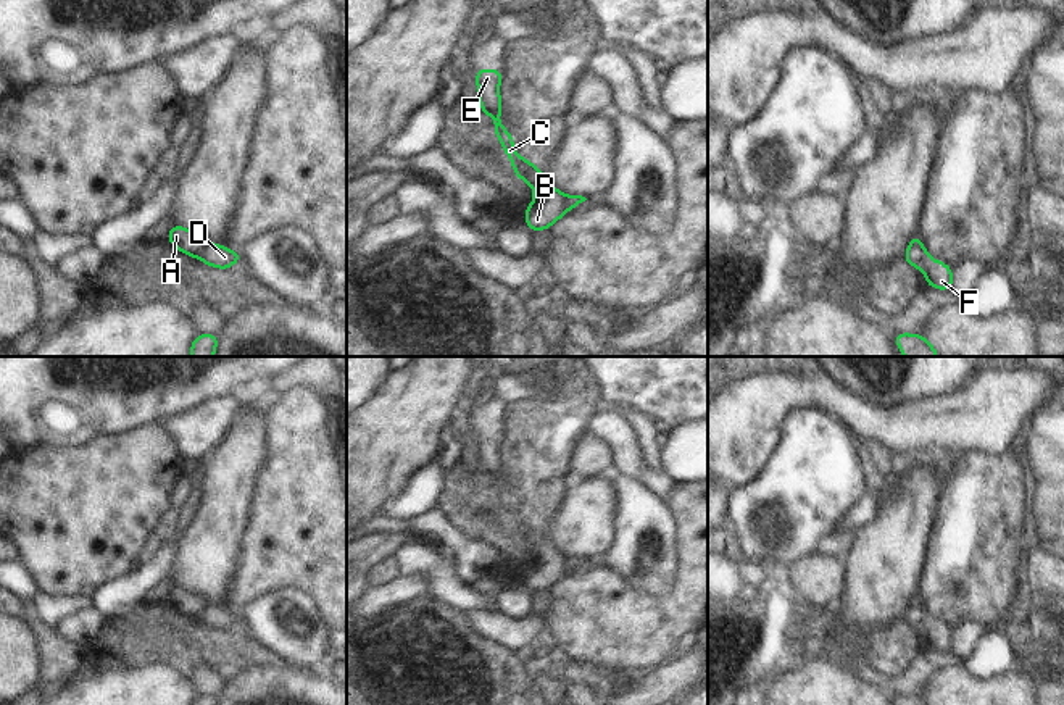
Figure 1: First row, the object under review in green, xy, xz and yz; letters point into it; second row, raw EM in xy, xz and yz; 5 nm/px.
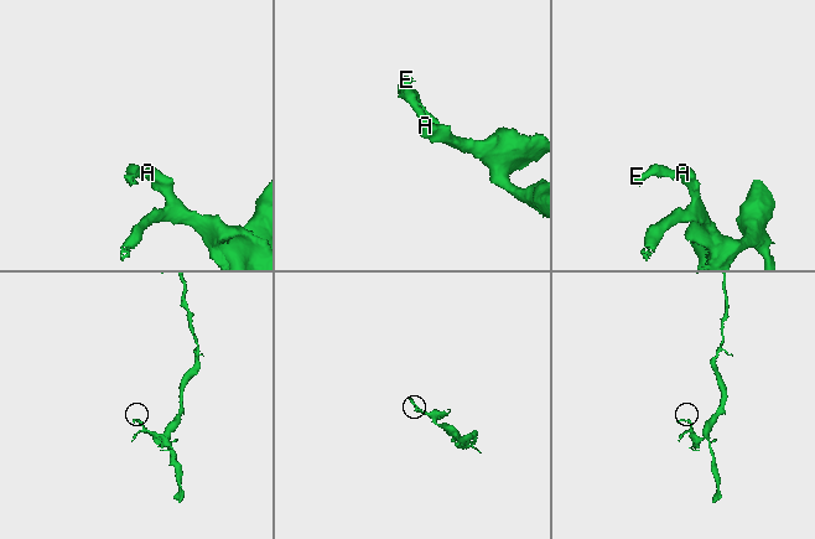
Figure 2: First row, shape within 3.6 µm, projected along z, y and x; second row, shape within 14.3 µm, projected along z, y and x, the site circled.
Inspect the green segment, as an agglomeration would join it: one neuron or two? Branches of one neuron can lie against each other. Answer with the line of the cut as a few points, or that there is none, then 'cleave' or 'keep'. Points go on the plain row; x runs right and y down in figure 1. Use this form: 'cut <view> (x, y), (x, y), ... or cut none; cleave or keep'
cut xy (207, 604), (197, 618); cleave

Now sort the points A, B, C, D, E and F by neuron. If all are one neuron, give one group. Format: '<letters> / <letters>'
A B C E / D F

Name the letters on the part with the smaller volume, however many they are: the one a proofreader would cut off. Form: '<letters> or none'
A, B, C, E

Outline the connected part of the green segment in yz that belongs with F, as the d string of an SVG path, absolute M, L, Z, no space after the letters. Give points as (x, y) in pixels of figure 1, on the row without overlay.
M908 607L904 623L925 636L925 645L937 652L953 650L953 631L940 621L932 621L922 607Z

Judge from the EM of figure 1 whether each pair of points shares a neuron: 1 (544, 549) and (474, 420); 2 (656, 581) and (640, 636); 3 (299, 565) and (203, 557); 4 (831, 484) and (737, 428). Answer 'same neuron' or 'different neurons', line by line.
1: same neuron
2: different neurons
3: different neurons
4: different neurons

